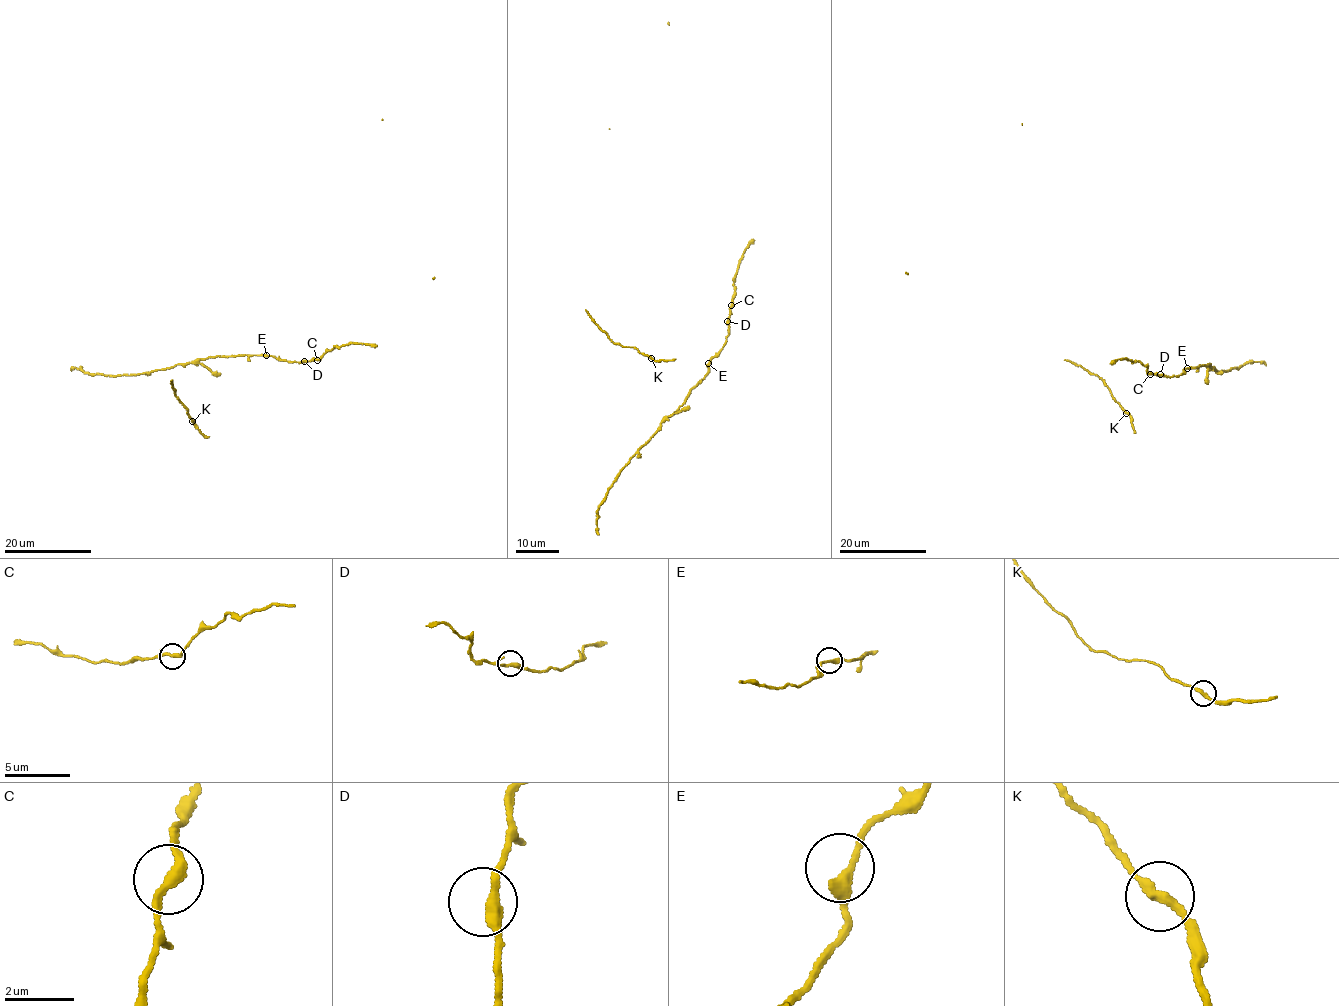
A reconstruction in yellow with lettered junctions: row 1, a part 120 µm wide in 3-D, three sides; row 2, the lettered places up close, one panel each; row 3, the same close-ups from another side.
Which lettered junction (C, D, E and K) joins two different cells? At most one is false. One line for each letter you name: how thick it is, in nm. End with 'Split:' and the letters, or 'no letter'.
Split: no letter

